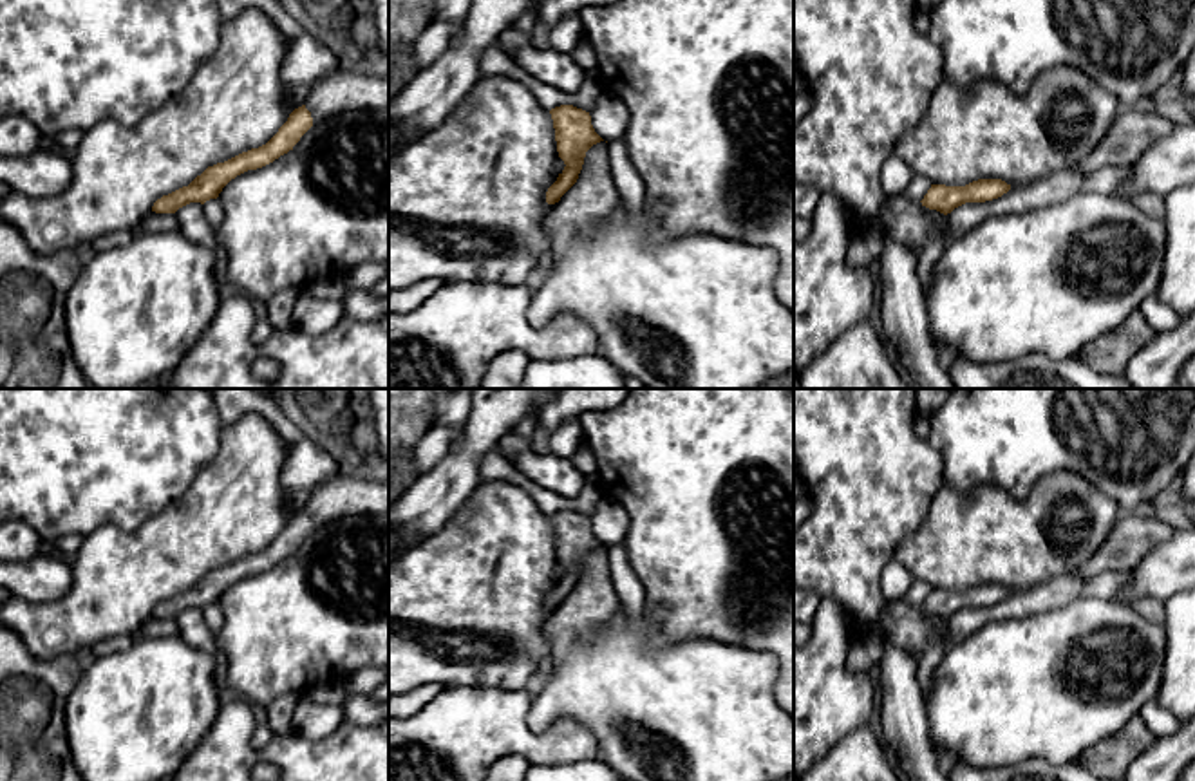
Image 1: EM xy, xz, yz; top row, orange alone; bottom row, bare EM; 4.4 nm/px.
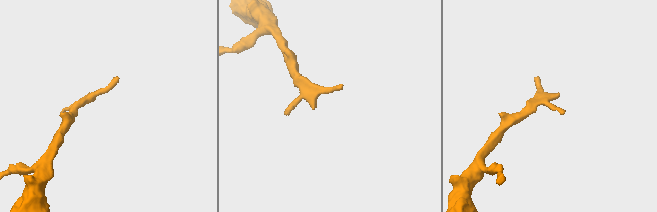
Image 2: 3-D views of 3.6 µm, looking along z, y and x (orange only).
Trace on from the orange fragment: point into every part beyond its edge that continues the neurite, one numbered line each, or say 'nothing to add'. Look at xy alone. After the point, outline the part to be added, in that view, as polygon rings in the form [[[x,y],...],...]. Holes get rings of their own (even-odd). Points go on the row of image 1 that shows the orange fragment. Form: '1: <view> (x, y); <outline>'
1: xy (340, 91); [[[338,69],[315,83],[304,105],[313,123],[340,112],[389,108],[389,76]]]

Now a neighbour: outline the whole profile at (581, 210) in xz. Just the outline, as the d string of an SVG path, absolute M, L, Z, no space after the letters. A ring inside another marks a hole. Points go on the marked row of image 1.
M607 143L593 145L584 157L577 183L555 202L548 215L553 231L553 253L560 255L577 237L588 237L620 204L615 186Z

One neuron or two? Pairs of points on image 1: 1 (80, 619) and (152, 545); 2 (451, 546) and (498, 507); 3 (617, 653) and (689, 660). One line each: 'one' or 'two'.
1: one
2: one
3: one

